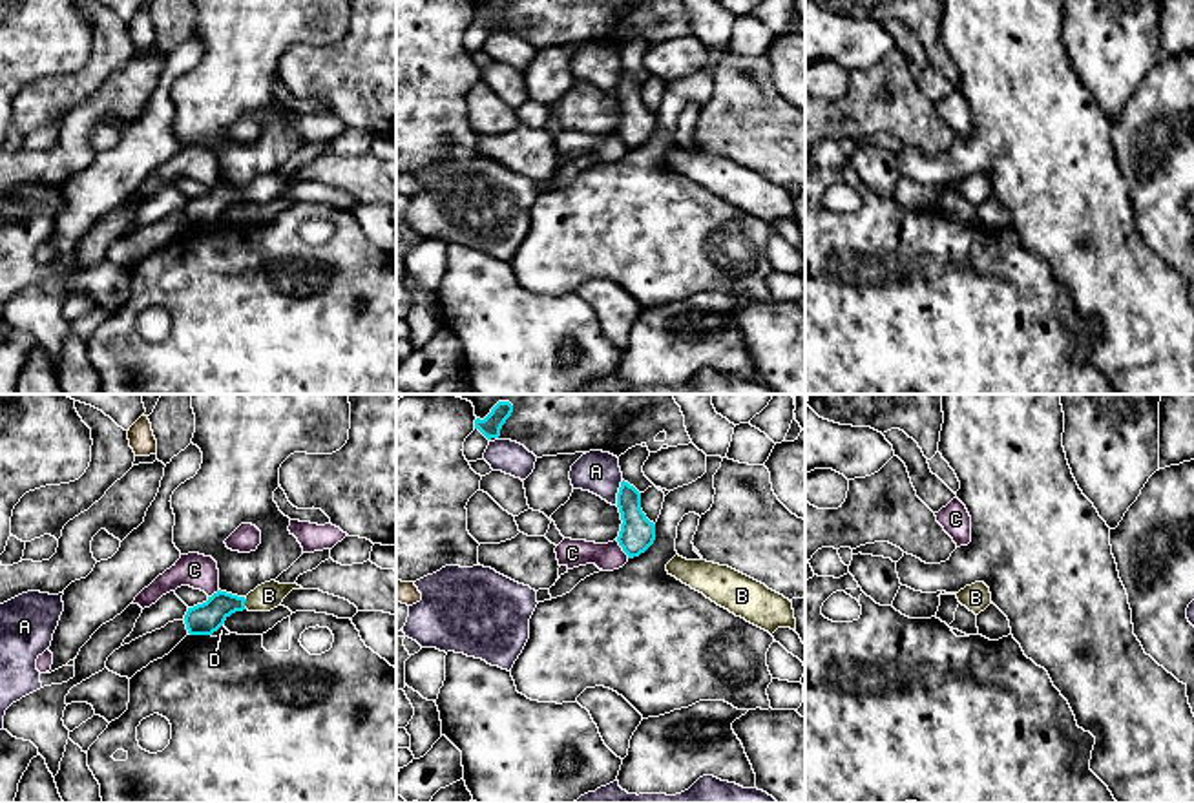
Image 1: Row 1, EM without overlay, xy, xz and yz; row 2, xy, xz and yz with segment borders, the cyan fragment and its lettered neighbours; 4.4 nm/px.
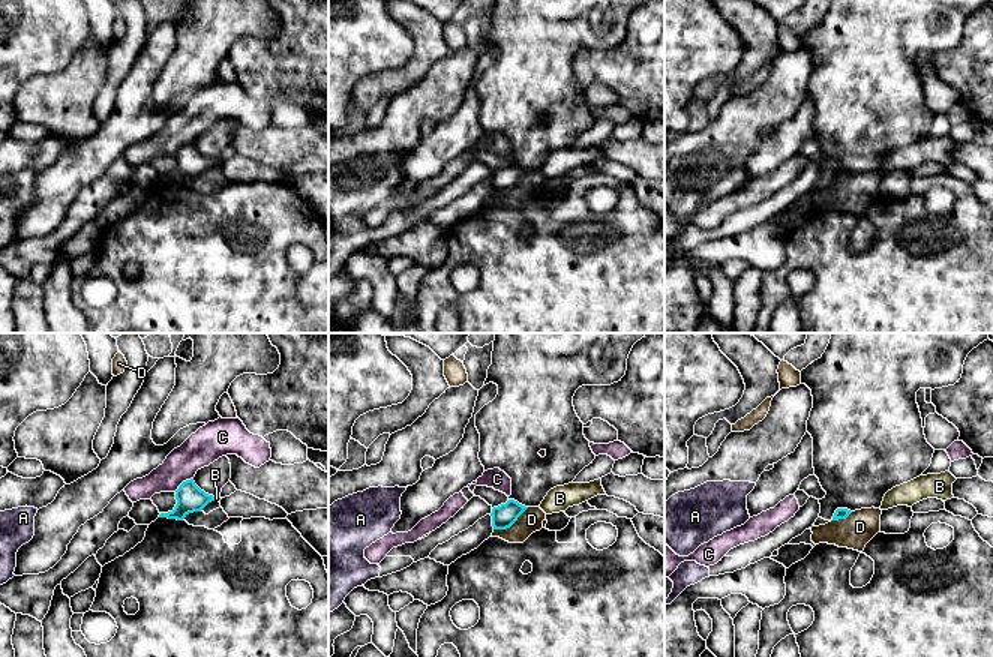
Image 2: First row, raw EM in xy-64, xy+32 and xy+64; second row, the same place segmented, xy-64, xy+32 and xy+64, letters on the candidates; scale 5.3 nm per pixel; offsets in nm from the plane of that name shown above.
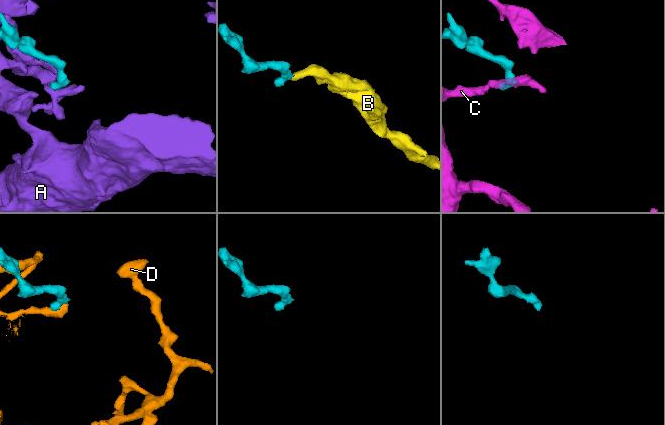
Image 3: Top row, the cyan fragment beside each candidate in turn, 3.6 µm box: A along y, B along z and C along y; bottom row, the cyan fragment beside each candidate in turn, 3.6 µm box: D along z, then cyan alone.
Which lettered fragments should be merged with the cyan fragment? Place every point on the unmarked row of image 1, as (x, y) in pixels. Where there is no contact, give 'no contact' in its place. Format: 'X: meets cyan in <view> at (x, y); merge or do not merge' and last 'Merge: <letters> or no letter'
A: meets cyan in xz at (617, 84); do not merge
B: meets cyan in xy at (245, 192); merge
C: meets cyan in xz at (623, 141); do not merge
D: meets cyan in xy at (216, 221); do not merge
Merge: B

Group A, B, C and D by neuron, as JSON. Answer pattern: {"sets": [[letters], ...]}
{"sets": [["A"], ["B"], ["C"], ["D"]]}

